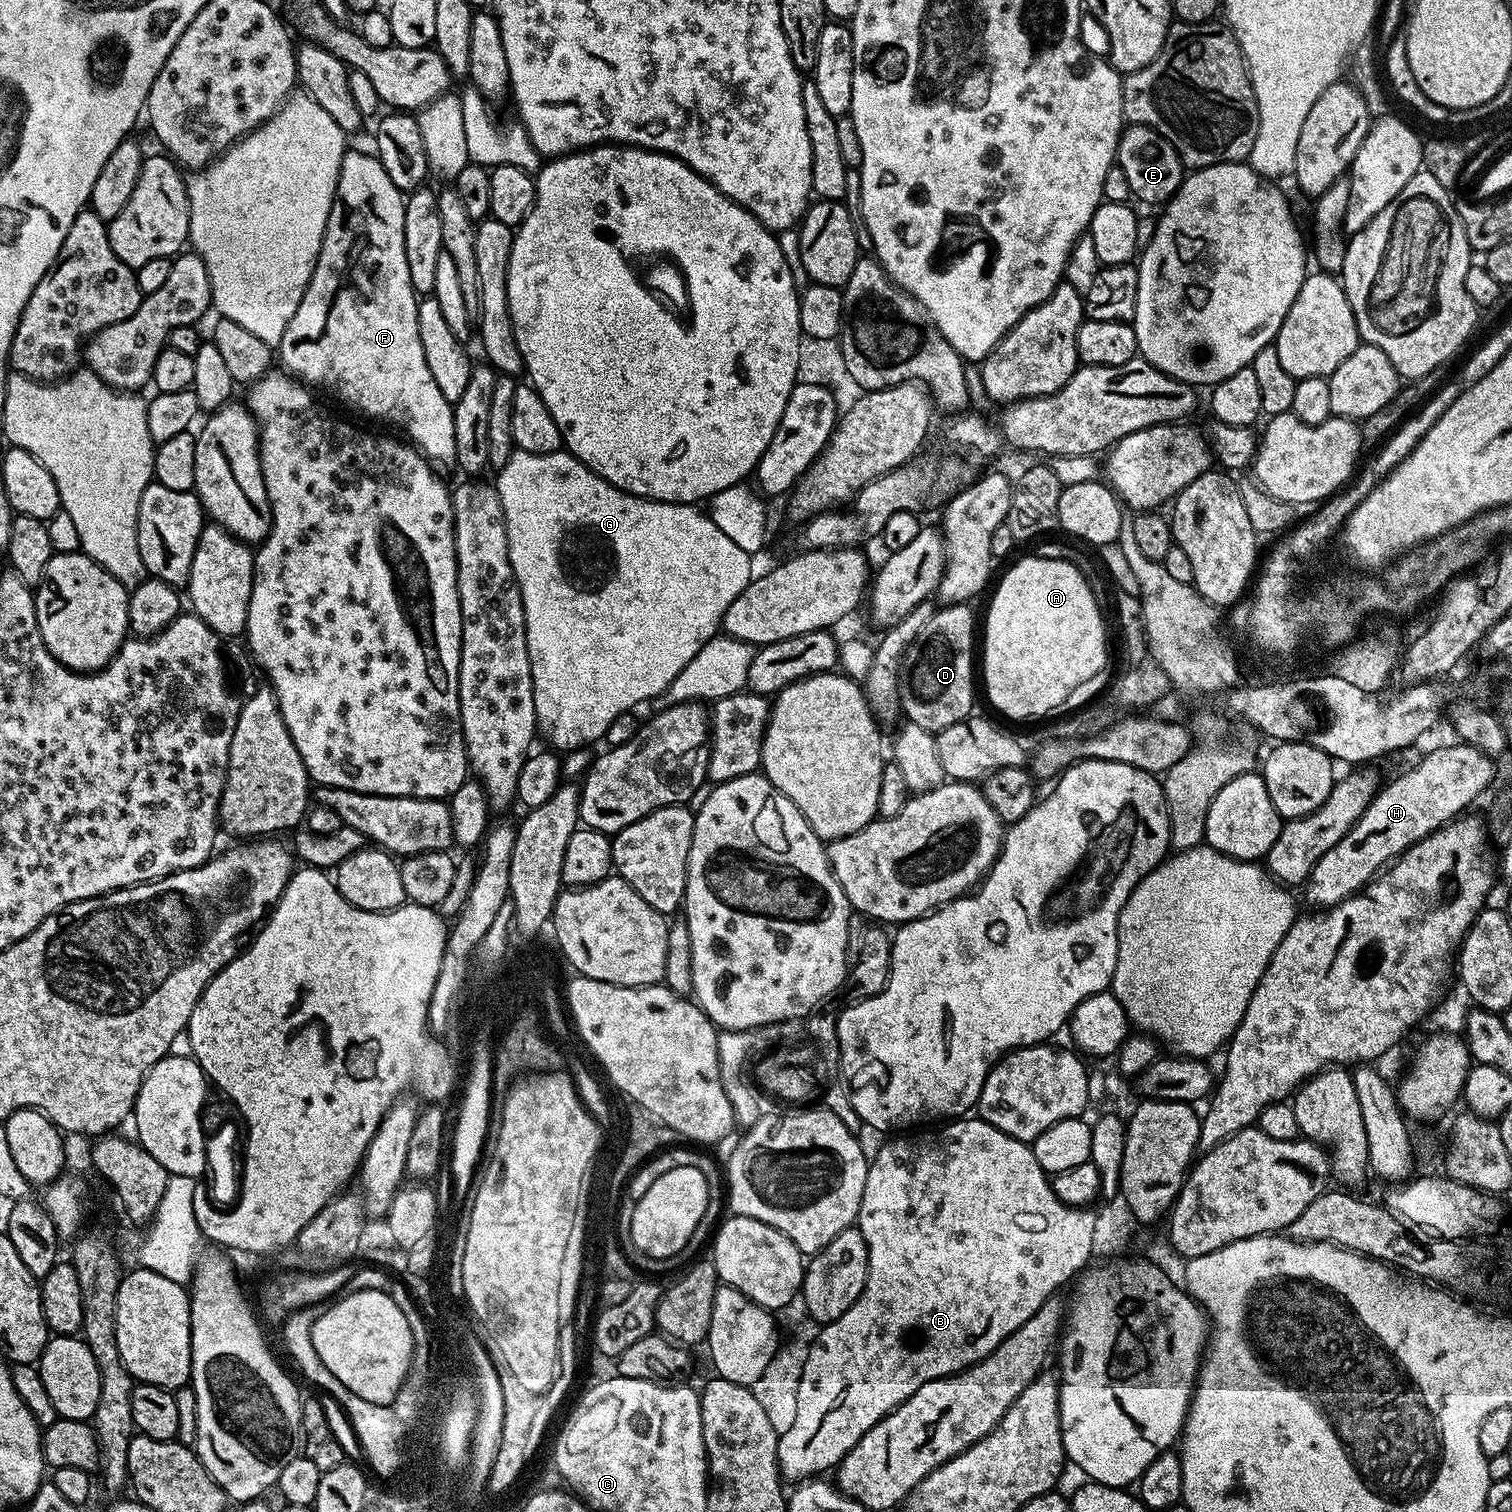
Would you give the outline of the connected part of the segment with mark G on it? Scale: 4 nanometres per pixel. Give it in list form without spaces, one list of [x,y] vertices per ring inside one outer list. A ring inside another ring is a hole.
[[[519,450],[502,466],[494,477],[496,493],[502,502],[502,514],[506,518],[506,538],[510,546],[510,566],[514,566],[514,578],[520,583],[522,606],[526,614],[526,642],[530,654],[530,670],[534,686],[534,710],[536,727],[541,737],[549,740],[553,749],[561,753],[584,748],[587,744],[603,741],[606,730],[618,714],[630,712],[647,705],[650,698],[662,694],[678,678],[678,673],[702,650],[702,646],[721,631],[726,610],[730,602],[746,590],[754,578],[753,557],[737,544],[709,518],[707,511],[695,504],[671,504],[661,500],[648,500],[645,496],[635,496],[618,490],[610,482],[603,480],[594,470],[590,470],[567,450],[550,454],[530,454]]]

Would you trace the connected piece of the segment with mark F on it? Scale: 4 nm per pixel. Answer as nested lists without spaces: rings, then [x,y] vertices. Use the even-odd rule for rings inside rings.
[[[345,151],[318,262],[306,294],[302,294],[302,302],[298,302],[298,310],[294,310],[290,326],[286,326],[286,334],[282,334],[278,360],[305,385],[316,390],[329,388],[342,403],[357,408],[362,415],[401,428],[403,435],[429,462],[441,469],[451,469],[456,463],[454,406],[446,402],[434,383],[430,366],[426,366],[422,338],[418,338],[418,294],[412,289],[406,266],[405,199],[405,193],[390,182],[390,174],[386,174],[386,166],[382,166],[379,156]]]

